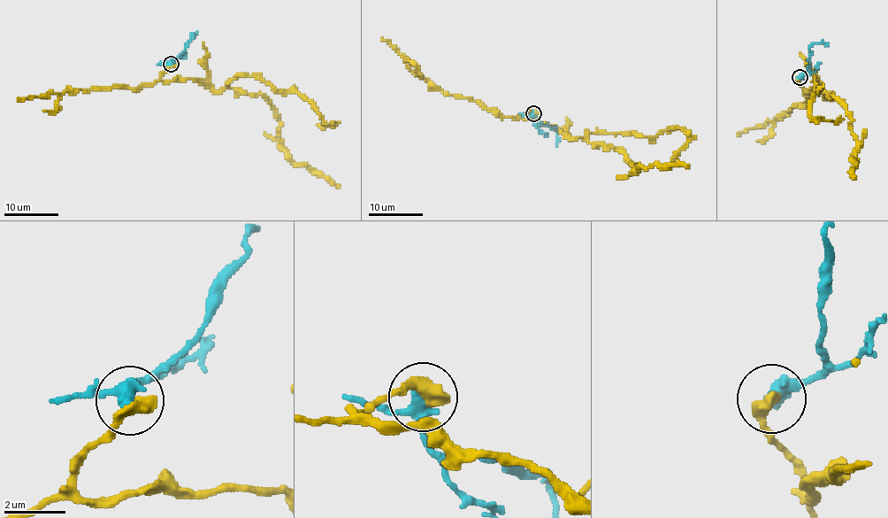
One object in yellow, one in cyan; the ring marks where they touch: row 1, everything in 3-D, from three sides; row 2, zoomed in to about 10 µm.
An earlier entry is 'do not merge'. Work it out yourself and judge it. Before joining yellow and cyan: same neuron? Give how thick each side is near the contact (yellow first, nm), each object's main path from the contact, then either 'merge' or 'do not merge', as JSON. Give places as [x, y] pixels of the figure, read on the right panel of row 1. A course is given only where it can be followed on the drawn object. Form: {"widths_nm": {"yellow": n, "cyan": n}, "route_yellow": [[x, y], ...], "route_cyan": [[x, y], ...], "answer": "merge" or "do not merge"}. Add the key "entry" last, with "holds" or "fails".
{"widths_nm": {"yellow": 480, "cyan": 380}, "route_yellow": [[800, 77], [807, 95], [817, 88], [825, 97], [828, 93], [851, 119], [851, 133], [857, 142], [853, 180]], "route_cyan": [[800, 77], [809, 71], [809, 47], [819, 42], [828, 43]], "answer": "do not merge", "entry": "holds"}

